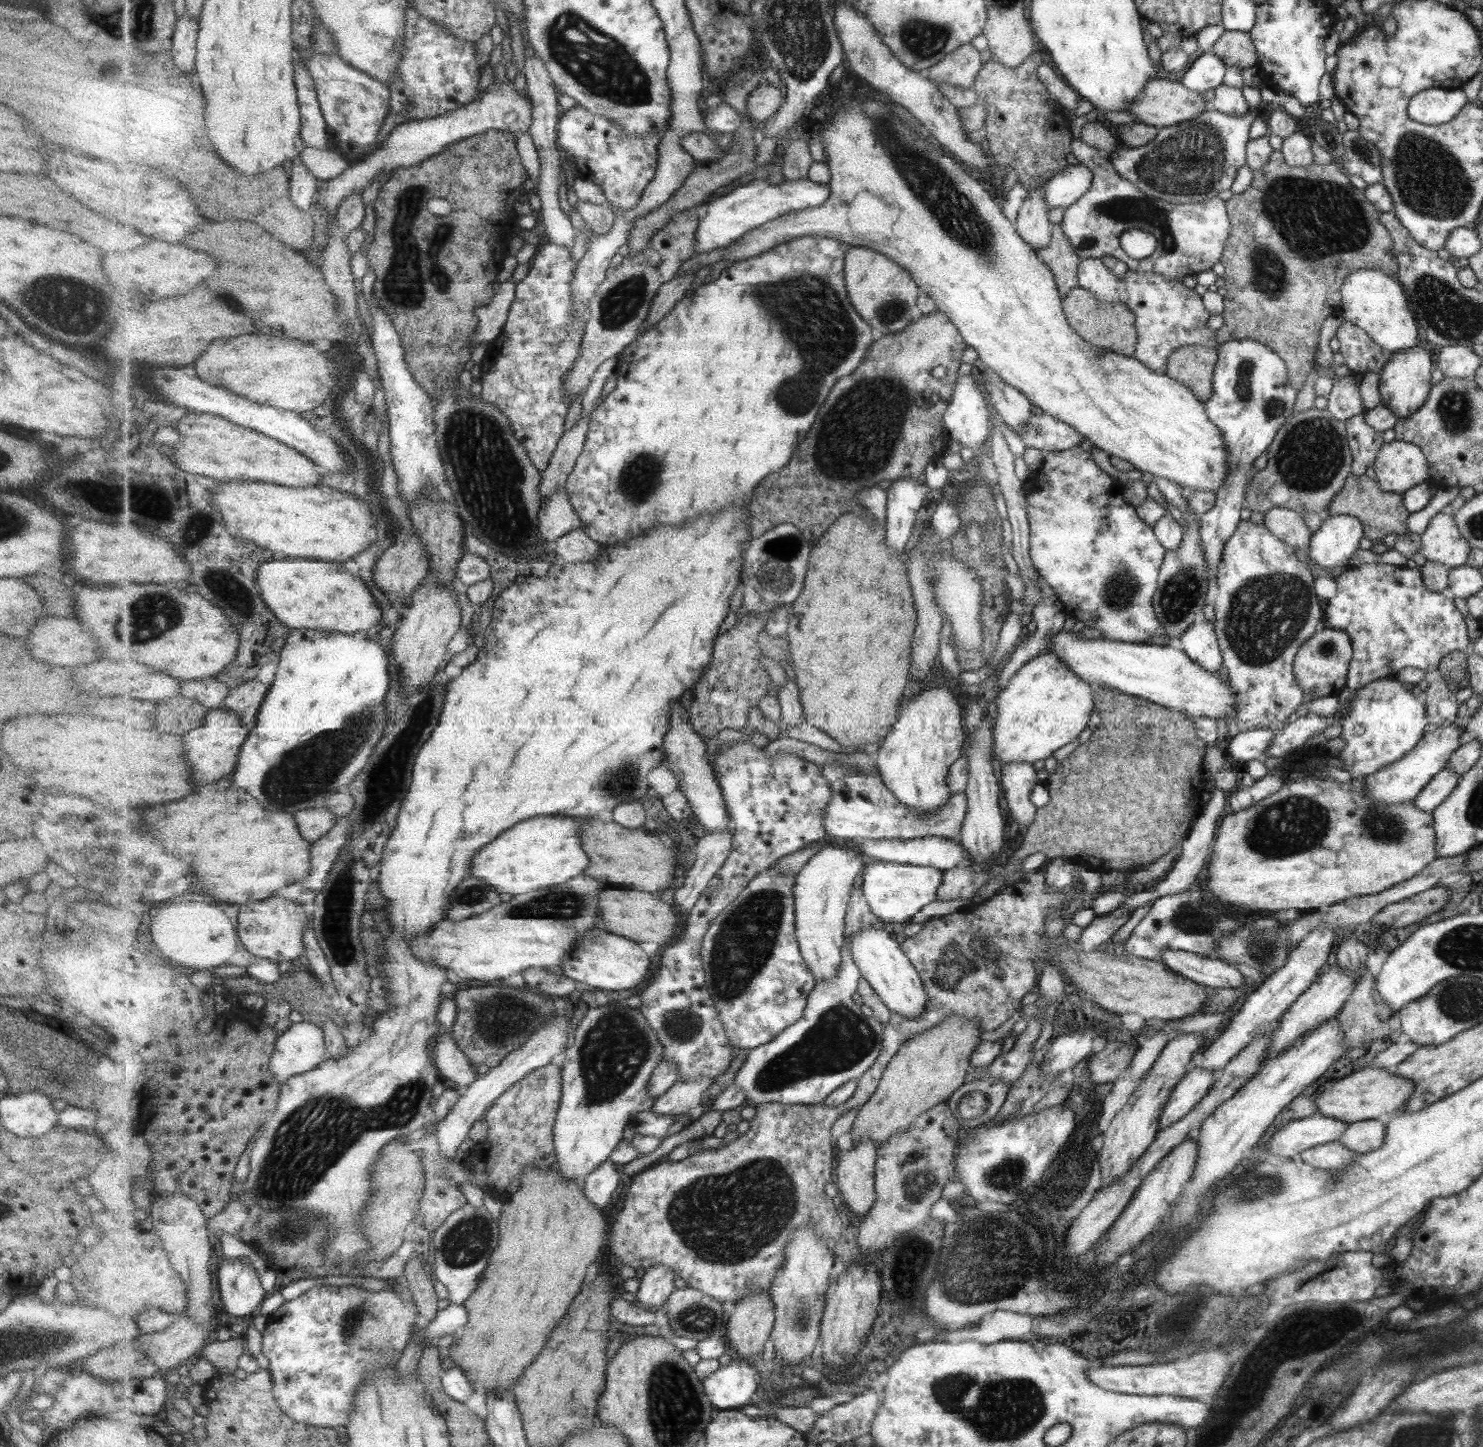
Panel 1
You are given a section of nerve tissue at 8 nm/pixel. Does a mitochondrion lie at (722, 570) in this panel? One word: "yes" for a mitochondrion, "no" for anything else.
no

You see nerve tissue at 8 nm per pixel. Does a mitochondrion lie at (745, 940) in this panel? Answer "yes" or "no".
yes

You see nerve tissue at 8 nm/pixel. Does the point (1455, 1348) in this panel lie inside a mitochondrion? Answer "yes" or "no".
yes

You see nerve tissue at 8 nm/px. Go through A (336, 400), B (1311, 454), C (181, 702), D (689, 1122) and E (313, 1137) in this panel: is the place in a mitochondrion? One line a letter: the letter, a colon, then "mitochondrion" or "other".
A: other
B: mitochondrion
C: other
D: other
E: mitochondrion

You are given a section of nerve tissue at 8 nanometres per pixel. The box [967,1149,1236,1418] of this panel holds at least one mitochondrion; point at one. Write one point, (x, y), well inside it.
(1009, 1173)

